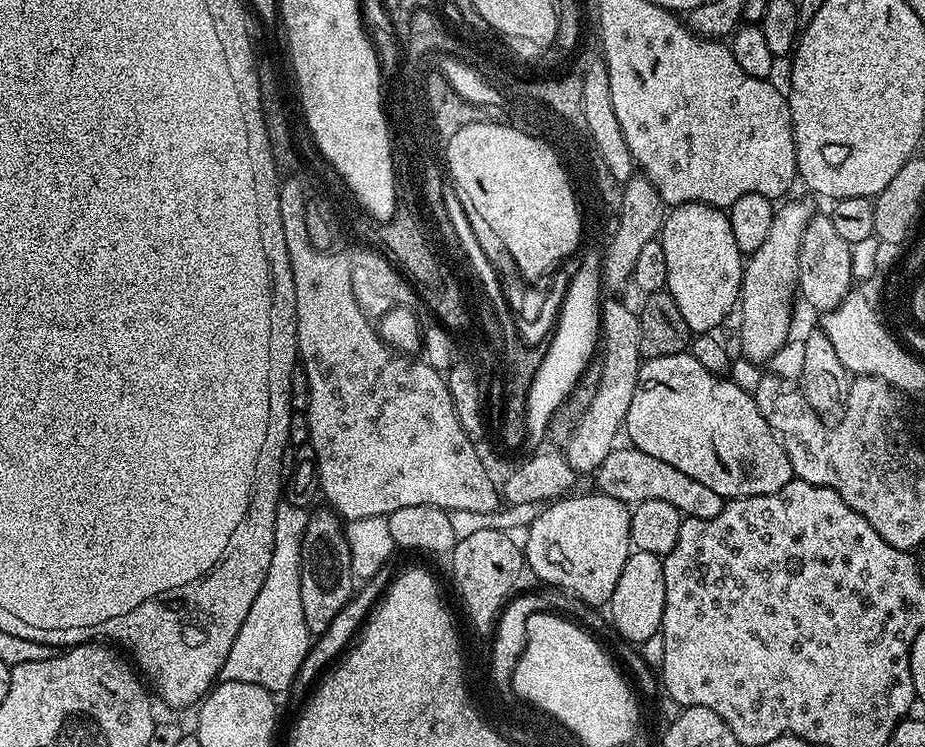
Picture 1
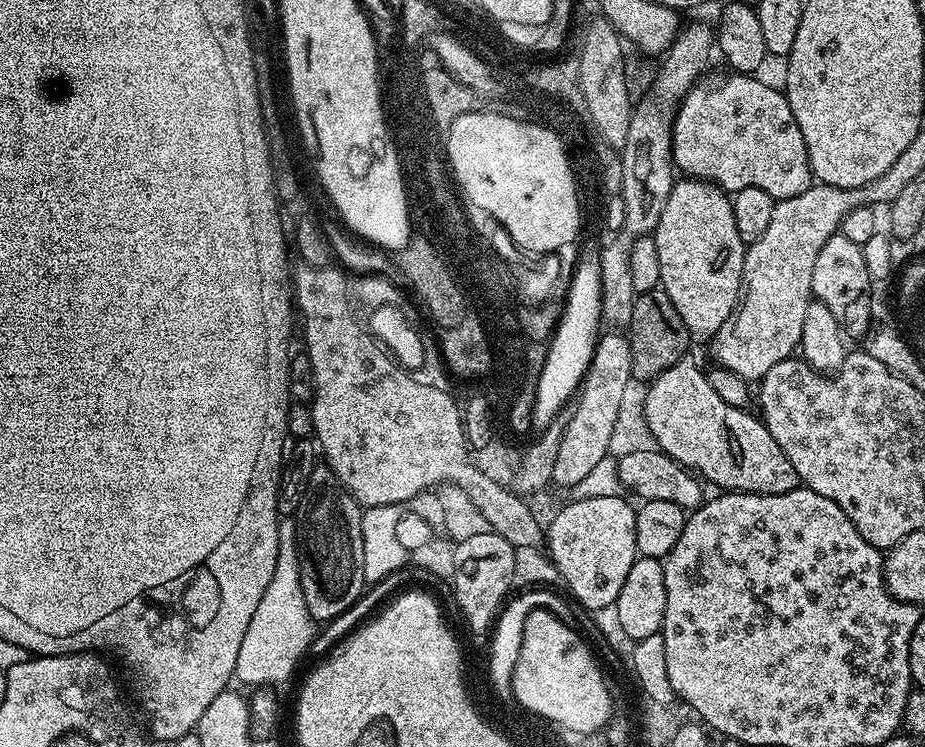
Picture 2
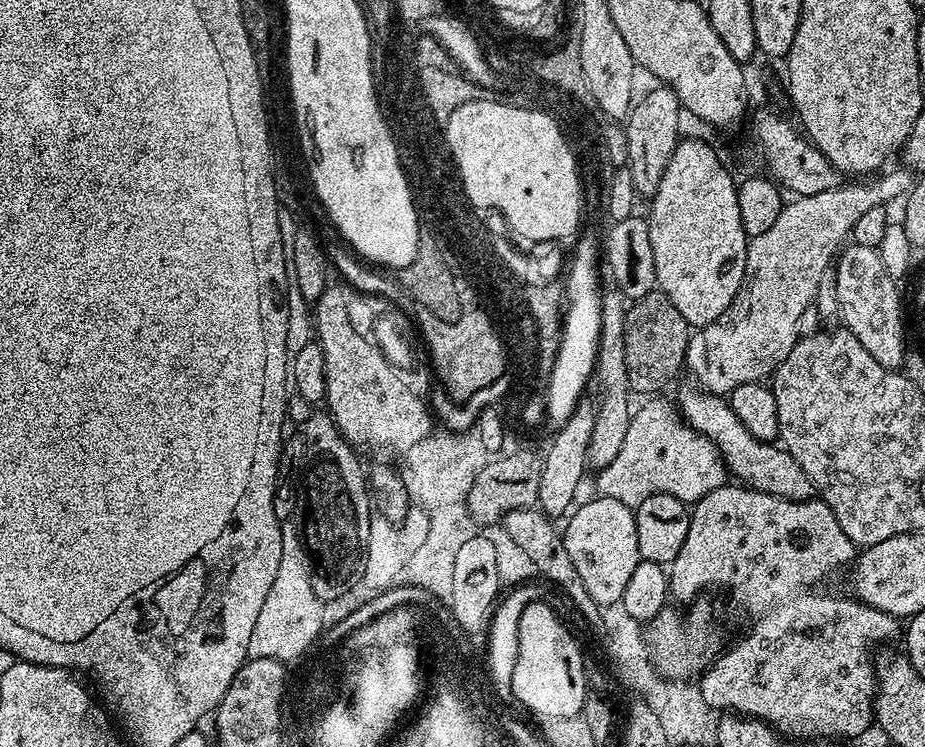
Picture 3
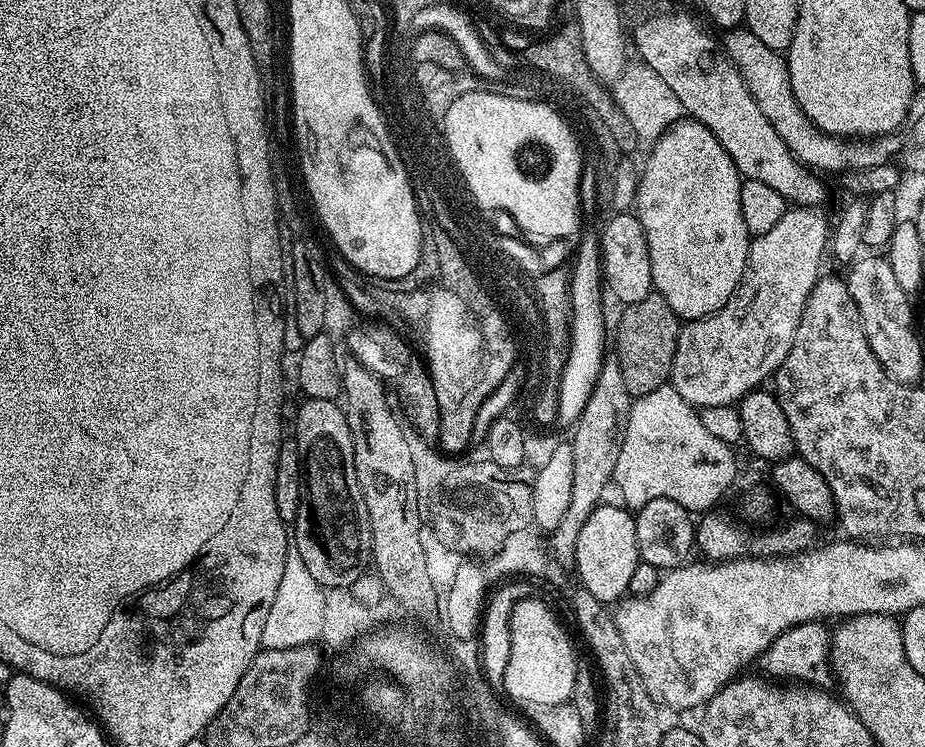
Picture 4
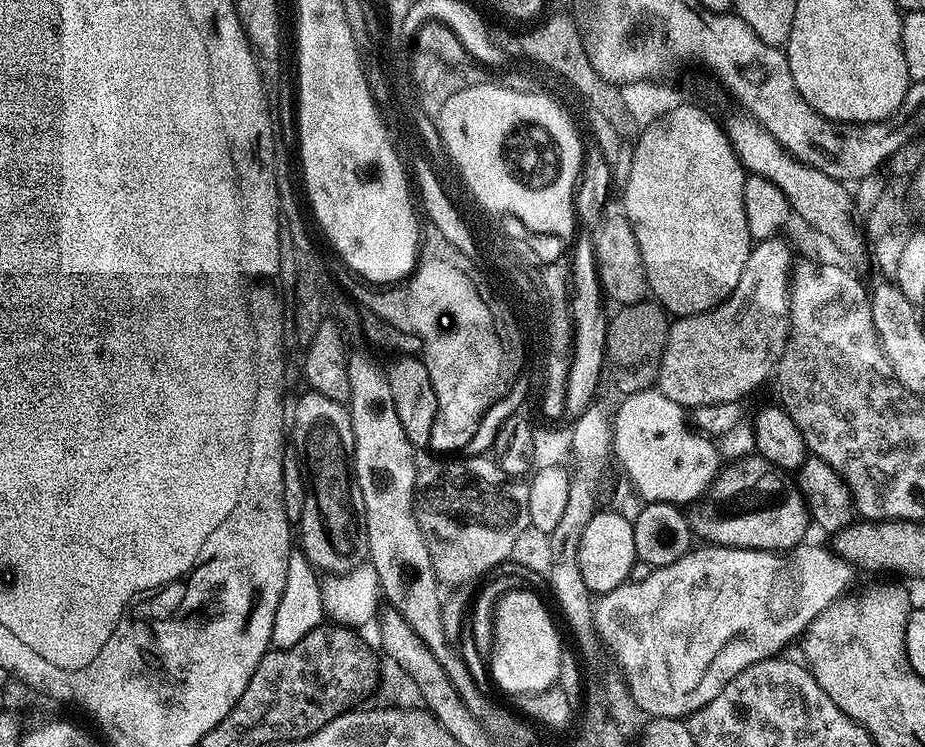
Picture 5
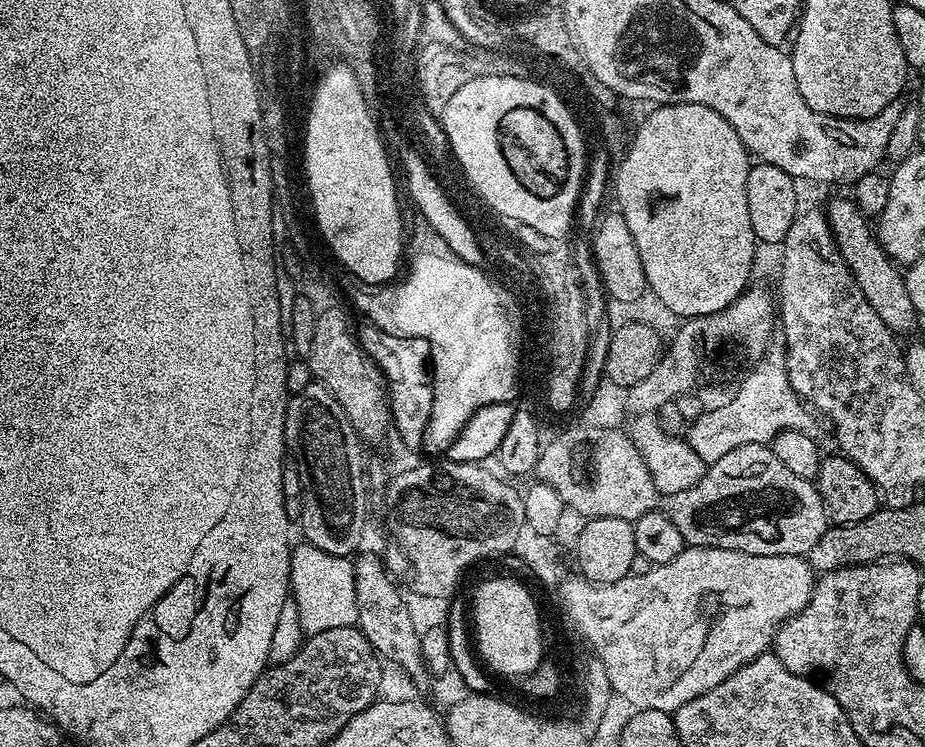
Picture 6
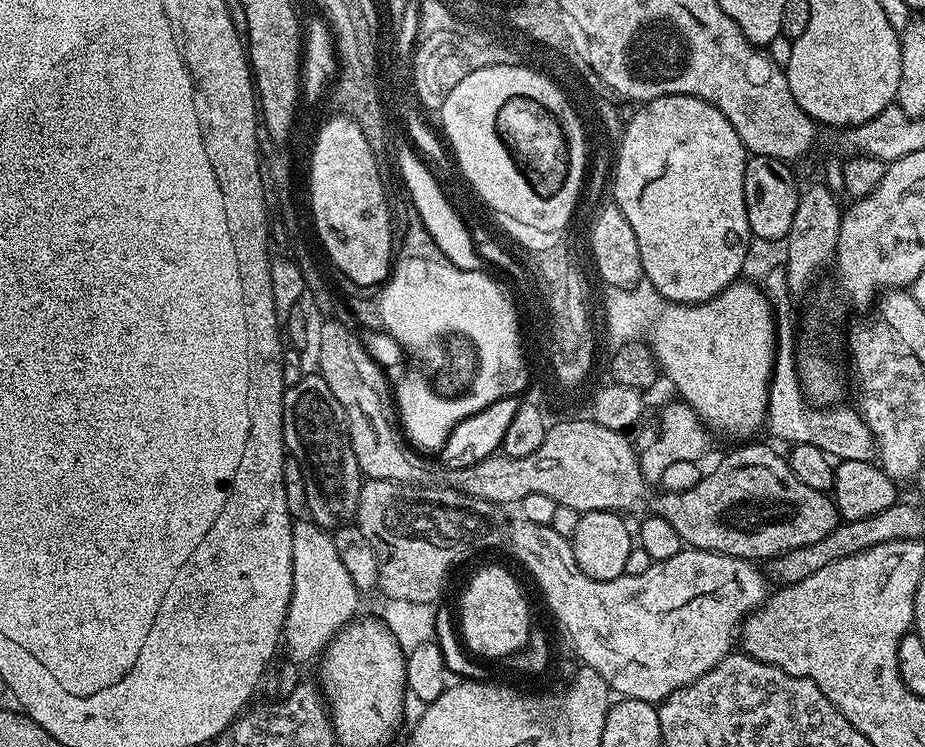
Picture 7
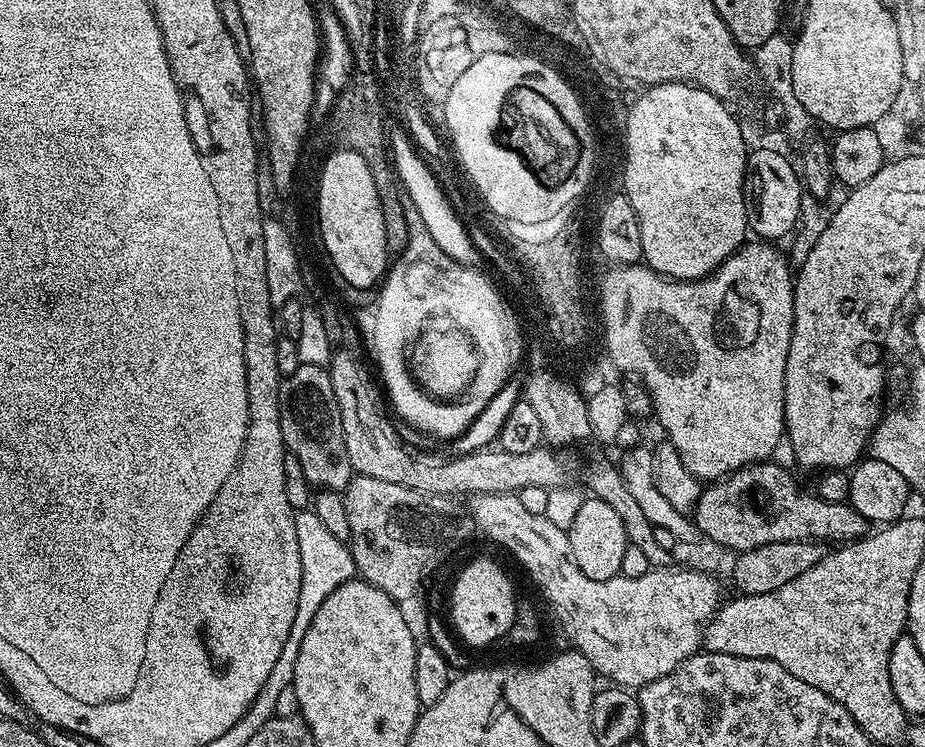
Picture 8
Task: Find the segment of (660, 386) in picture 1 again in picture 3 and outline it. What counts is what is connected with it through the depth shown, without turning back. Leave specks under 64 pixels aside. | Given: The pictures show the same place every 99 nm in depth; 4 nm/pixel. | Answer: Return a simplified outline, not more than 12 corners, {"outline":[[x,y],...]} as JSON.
{"outline":[[692,388],[679,415],[729,473],[790,502],[813,499],[806,470],[754,438],[727,399]]}

